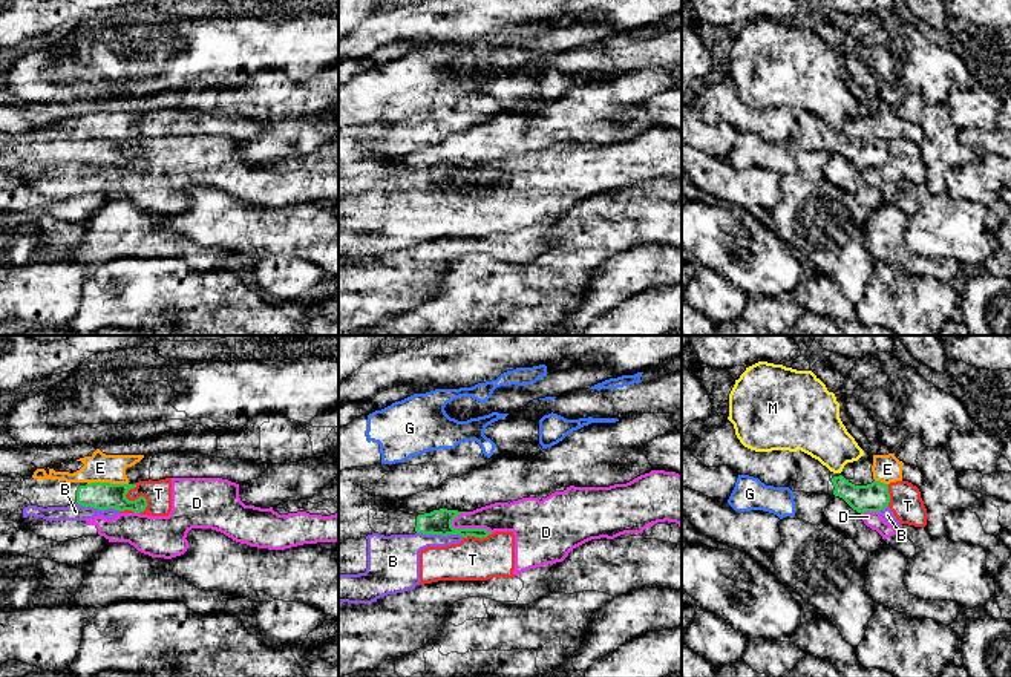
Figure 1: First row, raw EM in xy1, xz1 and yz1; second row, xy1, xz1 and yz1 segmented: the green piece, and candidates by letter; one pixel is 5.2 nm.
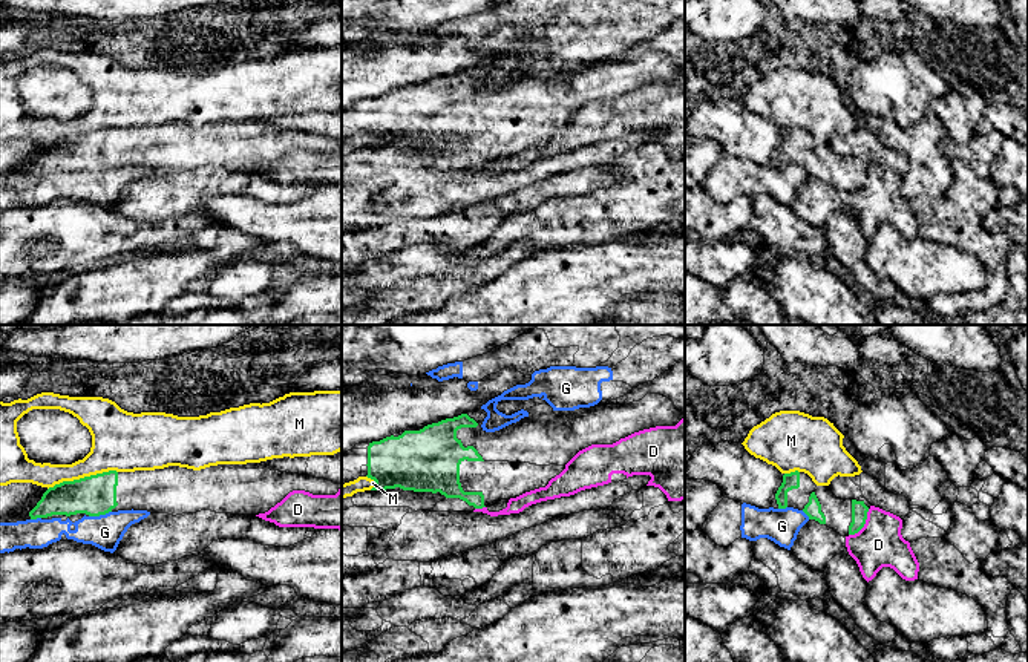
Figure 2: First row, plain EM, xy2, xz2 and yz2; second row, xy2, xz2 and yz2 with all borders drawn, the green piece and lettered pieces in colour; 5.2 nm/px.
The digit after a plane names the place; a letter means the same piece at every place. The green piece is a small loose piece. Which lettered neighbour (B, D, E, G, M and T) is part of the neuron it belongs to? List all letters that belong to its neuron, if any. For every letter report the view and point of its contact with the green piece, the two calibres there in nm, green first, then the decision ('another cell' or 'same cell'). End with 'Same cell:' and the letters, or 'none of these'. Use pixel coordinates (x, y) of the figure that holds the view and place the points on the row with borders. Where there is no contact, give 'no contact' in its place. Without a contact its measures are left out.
B: meets green in xz1 at (440, 533); 130 nm thick on the green side, 220 nm on the other; another cell
D: meets green in xz1 at (469, 529); 130 nm thick on the green side, 160 nm on the other; another cell
E: meets green in xy1 at (107, 483); 140 nm thick on the green side, 160 nm on the other; another cell
G: meets green in xy2 at (100, 514); 220 nm thick on the green side, 180 nm on the other; another cell
M: meets green in xy2 at (81, 478); 220 nm thick on the green side, 260 nm on the other; another cell
T: meets green in xy1 at (135, 500); 140 nm thick on the green side, 140 nm on the other; another cell
Same cell: none of these

